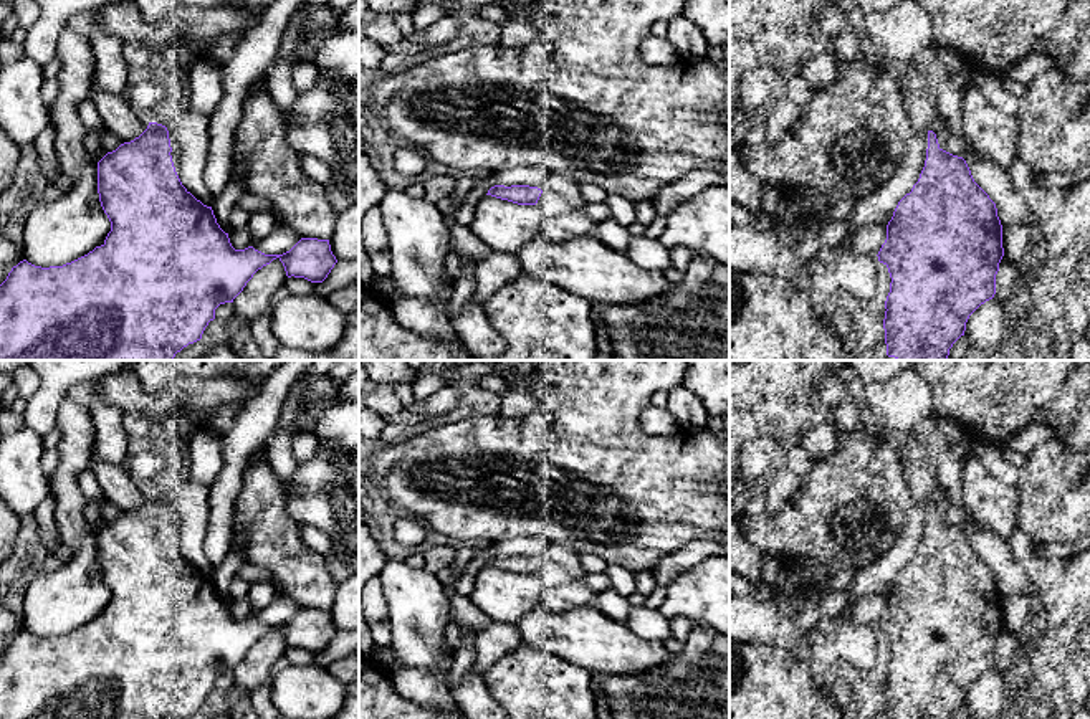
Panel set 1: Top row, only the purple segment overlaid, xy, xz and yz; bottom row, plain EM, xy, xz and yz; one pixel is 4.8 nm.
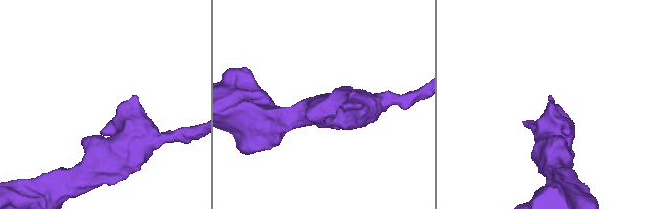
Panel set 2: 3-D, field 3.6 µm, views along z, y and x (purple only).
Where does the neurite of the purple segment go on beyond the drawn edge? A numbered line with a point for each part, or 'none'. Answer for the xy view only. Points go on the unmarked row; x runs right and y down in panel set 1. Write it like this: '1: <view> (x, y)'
none

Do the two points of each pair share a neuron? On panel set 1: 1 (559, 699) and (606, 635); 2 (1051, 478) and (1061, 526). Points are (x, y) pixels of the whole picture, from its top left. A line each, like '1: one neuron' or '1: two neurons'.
1: two neurons
2: one neuron

